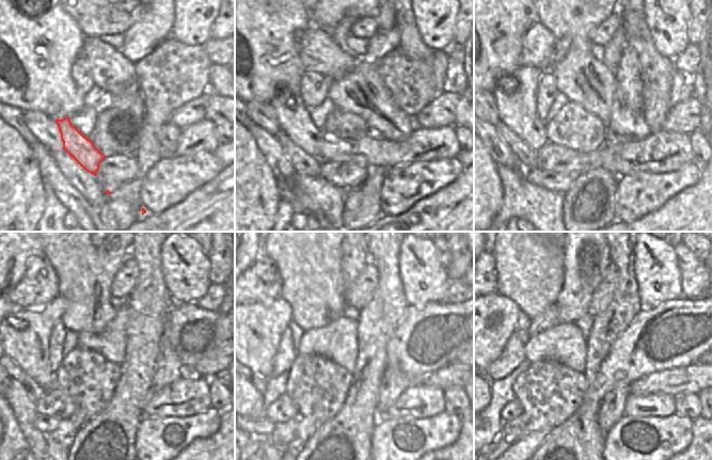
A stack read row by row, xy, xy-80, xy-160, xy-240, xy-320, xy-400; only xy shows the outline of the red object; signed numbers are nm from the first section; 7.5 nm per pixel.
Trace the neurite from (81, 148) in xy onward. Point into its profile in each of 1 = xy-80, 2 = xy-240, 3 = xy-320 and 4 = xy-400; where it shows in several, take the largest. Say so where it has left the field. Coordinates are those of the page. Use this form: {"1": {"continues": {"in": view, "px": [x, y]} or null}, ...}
{"1": {"continues": {"in": "xy-80", "px": [294, 120]}}, "2": {"continues": {"in": "xy-240", "px": [28, 347]}}, "3": {"continues": {"in": "xy-320", "px": [256, 329]}}, "4": {"continues": {"in": "xy-400", "px": [495, 317]}}}

